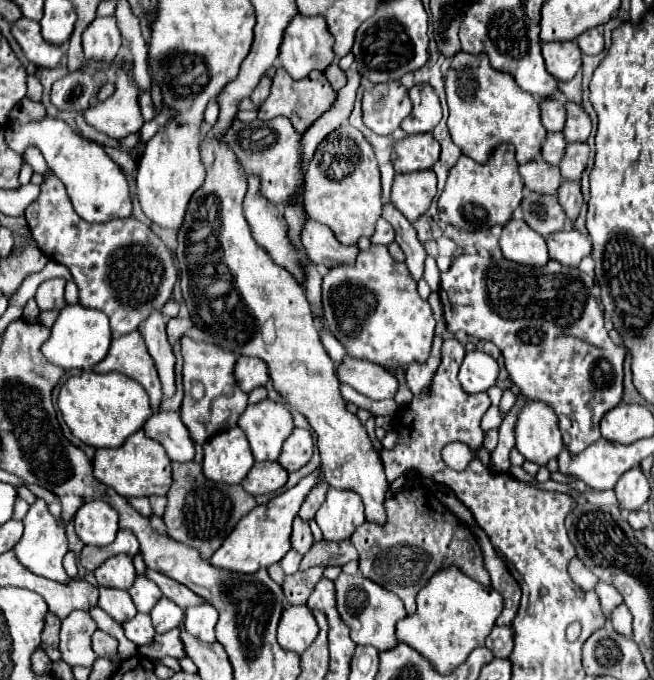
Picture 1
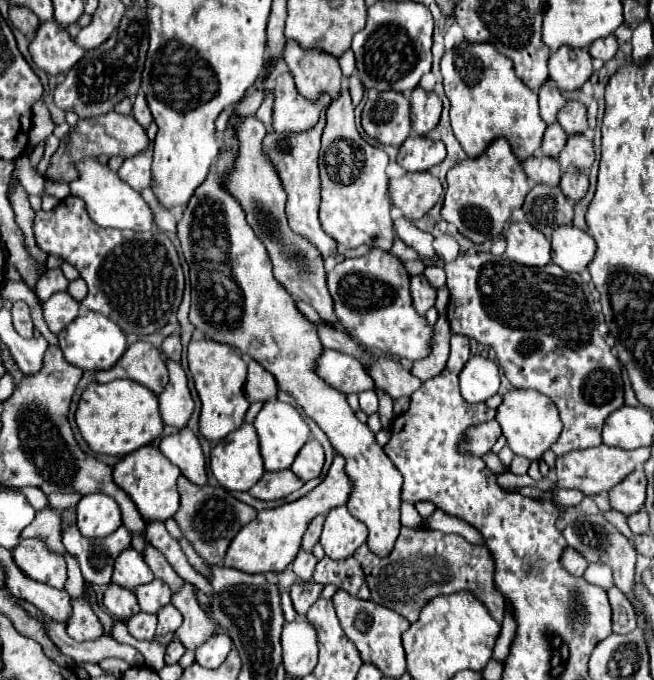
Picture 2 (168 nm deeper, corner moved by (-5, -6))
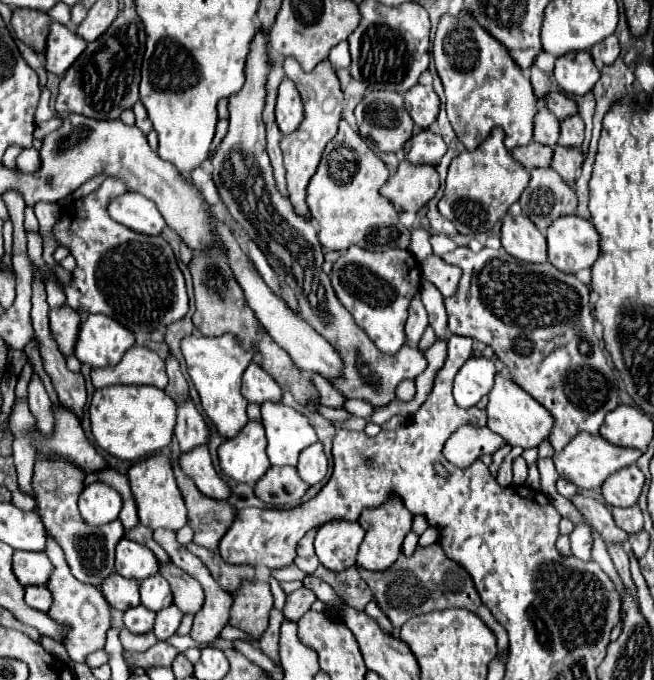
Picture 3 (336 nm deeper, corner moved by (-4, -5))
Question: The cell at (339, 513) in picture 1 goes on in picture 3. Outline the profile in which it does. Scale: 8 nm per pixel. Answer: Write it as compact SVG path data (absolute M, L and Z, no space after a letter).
M326 522L320 526L314 546L320 562L334 572L356 564L356 552L364 540L364 528L358 522Z

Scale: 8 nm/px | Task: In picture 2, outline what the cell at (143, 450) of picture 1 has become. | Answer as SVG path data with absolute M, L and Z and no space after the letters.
M155 445L141 447L139 451L123 457L113 469L115 483L133 499L133 503L145 523L167 521L169 517L173 517L177 513L179 493L177 493L175 481L179 475L181 475L181 471Z

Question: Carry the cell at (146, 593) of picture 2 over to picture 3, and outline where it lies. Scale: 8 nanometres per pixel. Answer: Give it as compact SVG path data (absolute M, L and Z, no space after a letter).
M154 574L140 582L140 598L142 598L142 606L158 612L172 604L170 584L160 574Z

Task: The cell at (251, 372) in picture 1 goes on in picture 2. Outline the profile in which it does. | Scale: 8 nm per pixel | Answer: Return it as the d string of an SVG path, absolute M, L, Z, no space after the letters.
M249 361L249 375L245 381L245 395L253 401L271 401L277 397L277 383L273 375L263 369L257 361Z

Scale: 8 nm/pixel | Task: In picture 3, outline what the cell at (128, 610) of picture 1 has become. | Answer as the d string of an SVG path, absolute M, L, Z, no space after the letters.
M110 574L106 582L102 584L102 594L108 600L108 604L116 610L128 610L132 606L140 604L140 594L138 594L138 582L128 580L120 574Z

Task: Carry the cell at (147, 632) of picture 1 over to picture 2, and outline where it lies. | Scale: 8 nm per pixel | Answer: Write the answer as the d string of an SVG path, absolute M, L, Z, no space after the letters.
M139 611L127 619L127 629L135 639L151 641L155 637L155 627L157 627L157 615L153 613Z

